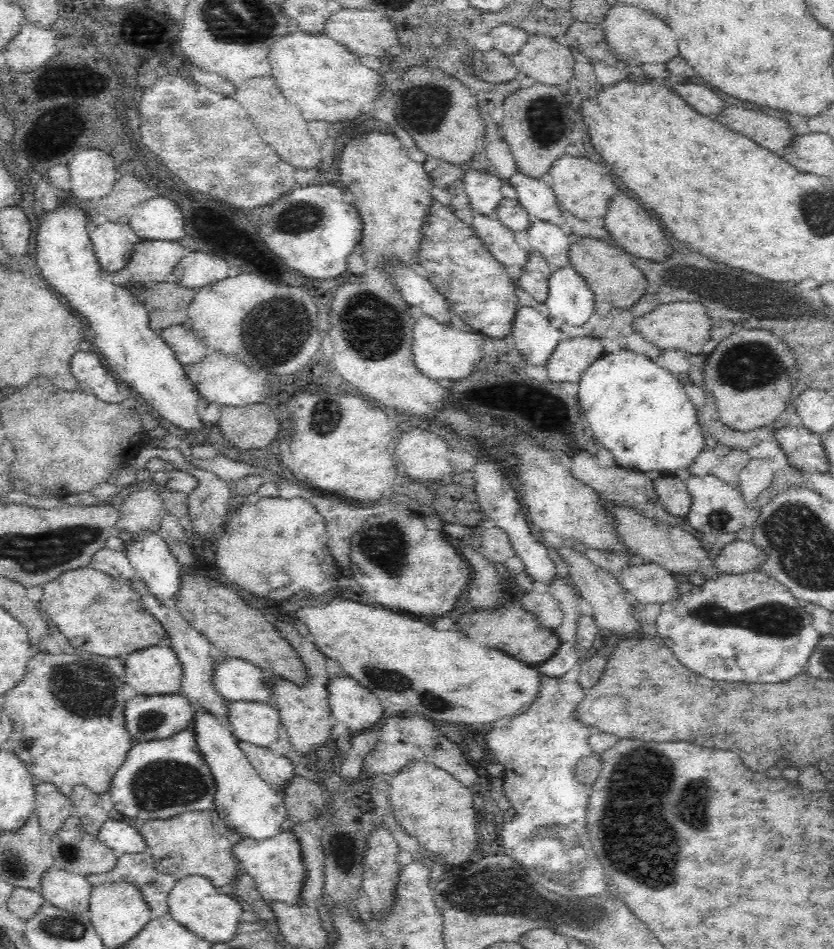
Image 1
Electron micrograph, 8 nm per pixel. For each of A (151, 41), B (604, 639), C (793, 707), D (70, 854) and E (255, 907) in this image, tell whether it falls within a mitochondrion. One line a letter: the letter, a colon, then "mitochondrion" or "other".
A: other
B: other
C: other
D: mitochondrion
E: other

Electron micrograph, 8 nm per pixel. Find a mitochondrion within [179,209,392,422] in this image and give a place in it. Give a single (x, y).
(277, 330)

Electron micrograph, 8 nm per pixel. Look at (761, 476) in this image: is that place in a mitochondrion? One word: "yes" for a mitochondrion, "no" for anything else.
no

